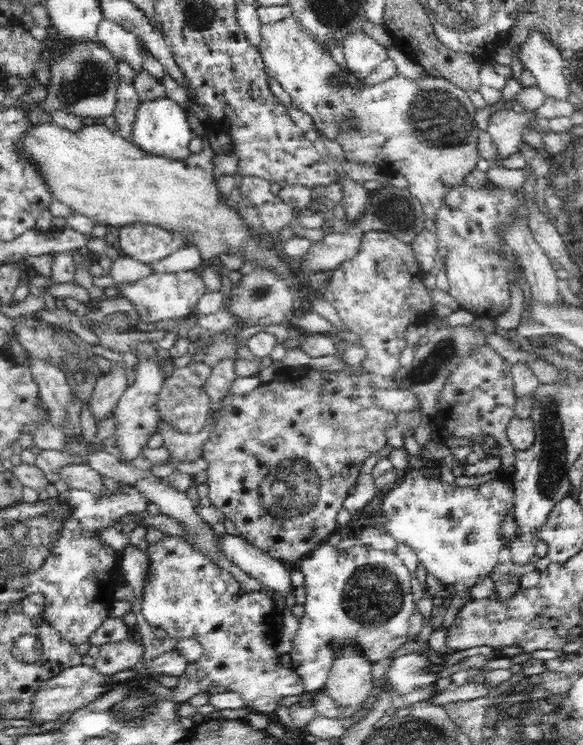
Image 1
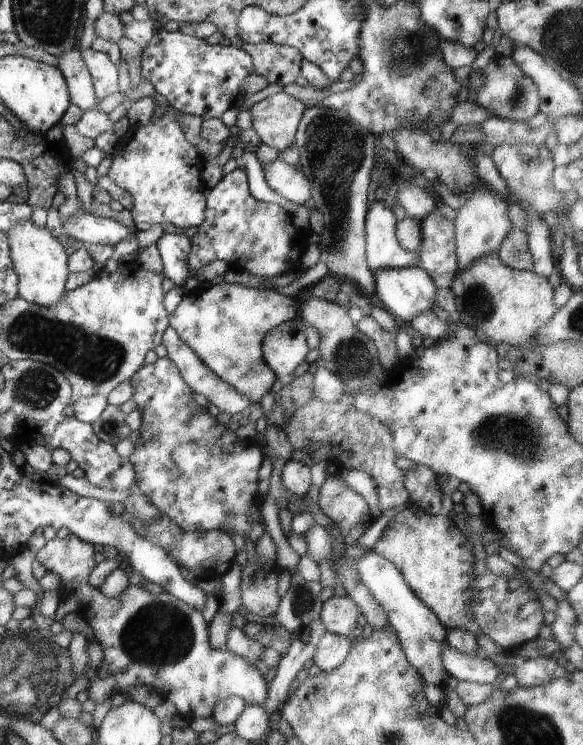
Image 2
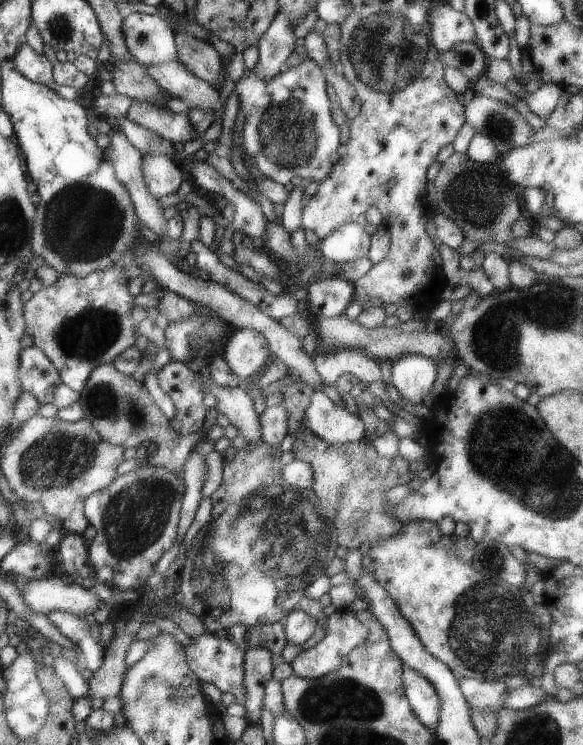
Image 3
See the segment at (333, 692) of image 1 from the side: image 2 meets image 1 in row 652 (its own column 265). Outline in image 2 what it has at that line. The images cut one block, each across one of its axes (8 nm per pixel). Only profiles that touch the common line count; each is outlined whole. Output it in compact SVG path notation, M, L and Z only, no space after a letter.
M278 325L265 337L264 358L278 379L288 380L296 366L304 362L308 346L304 338L294 338L282 327L286 328L285 325Z

